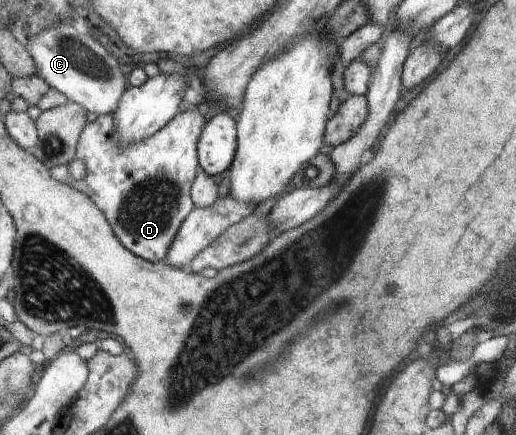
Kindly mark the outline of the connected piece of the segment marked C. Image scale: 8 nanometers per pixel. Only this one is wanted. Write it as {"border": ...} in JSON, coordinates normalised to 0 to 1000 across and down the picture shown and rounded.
{"border":[[[130,48],[81,69],[50,99],[74,172],[97,202],[118,209],[138,234],[153,237],[169,257],[219,262],[242,214],[242,175],[227,138],[207,122],[174,78],[155,76]]]}

